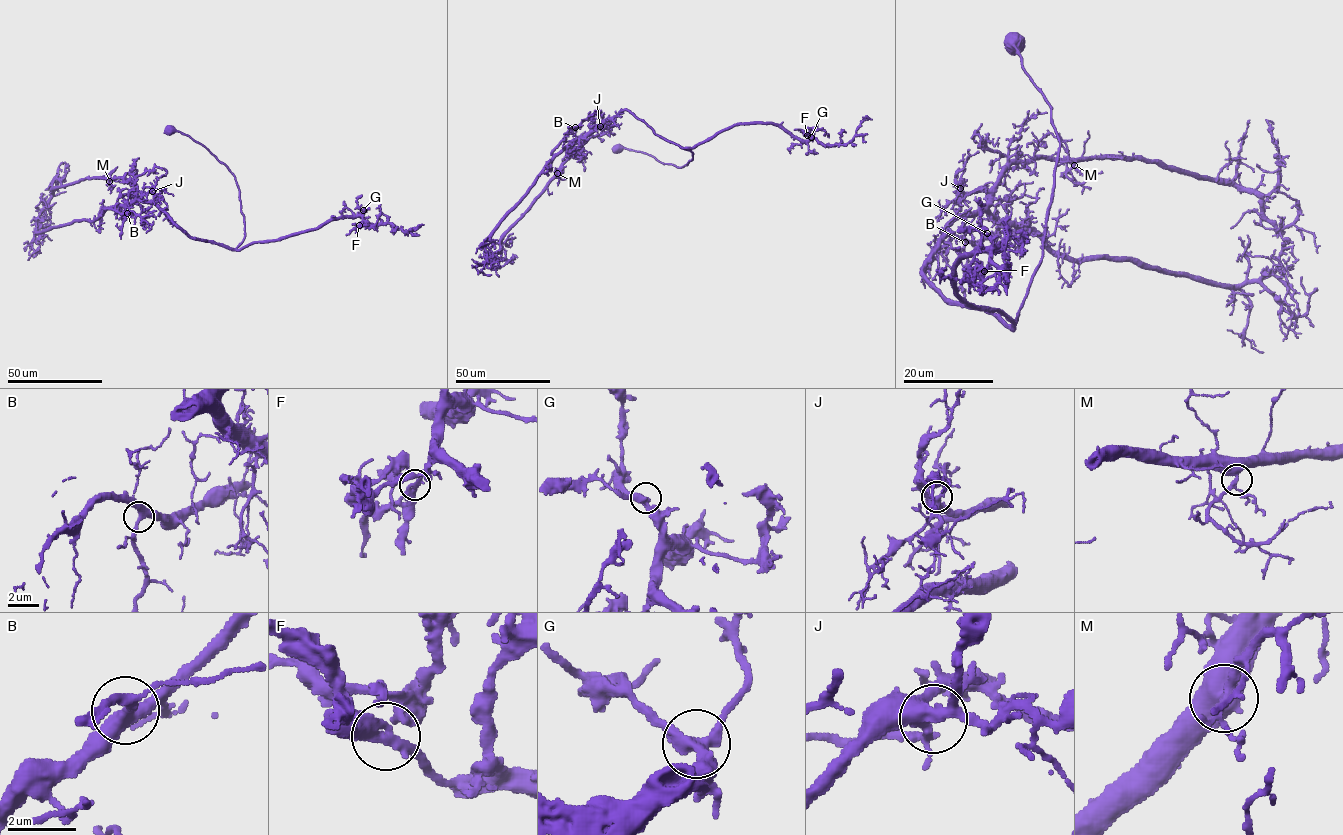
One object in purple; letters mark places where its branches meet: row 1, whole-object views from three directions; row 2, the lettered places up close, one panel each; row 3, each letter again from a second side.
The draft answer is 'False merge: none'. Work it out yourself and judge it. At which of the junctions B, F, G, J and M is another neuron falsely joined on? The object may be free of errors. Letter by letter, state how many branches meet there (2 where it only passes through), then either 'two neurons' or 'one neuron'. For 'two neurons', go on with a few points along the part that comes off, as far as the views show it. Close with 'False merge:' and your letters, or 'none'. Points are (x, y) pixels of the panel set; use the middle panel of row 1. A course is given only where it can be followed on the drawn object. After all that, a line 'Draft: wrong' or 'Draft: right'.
B: 3 | one neuron
F: 4 | two neurons | (806, 136), (800, 129), (794, 130)
G: 3 | one neuron
J: 5 | one neuron
M: 3 | one neuron
False merge: F
Draft: wrong

